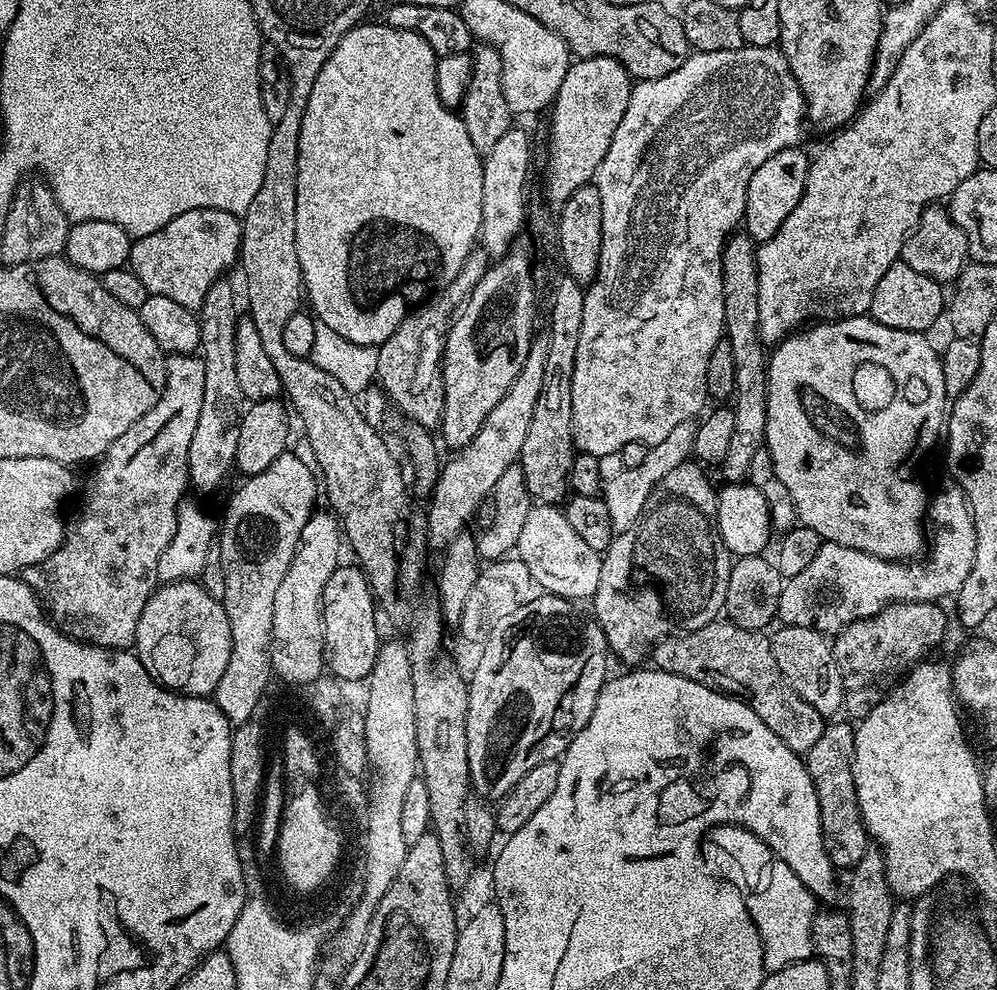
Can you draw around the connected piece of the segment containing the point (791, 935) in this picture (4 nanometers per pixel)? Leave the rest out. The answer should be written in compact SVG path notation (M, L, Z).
M776 860L767 869L760 892L747 897L748 912L762 942L763 966L767 973L785 969L813 955L812 924L818 905L812 892L788 864Z

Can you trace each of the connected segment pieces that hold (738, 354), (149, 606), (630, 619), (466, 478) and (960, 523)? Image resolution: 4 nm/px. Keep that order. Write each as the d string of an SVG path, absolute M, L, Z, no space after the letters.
M740 230L724 242L722 254L722 302L724 303L724 336L734 354L734 382L736 390L730 400L734 414L734 434L730 446L724 451L724 480L744 482L748 479L750 462L760 448L765 447L766 398L768 397L768 369L766 350L758 330L758 270L756 269L757 245L747 232Z
M196 580L164 582L146 602L136 627L134 651L145 670L181 696L211 697L230 663L230 618L223 603Z
M685 462L682 466L678 466L674 470L670 470L670 474L666 474L666 478L662 478L662 482L658 482L658 486L654 486L654 490L650 494L650 498L646 498L646 506L642 510L642 514L632 523L626 531L613 535L612 545L607 552L603 553L600 561L600 581L598 582L598 590L590 598L592 604L591 615L594 617L600 629L604 631L604 637L608 639L608 647L611 655L616 656L622 663L628 664L624 666L636 666L641 663L640 659L649 655L650 649L660 640L666 639L667 636L683 634L685 632L693 632L702 626L706 626L714 619L721 615L724 607L724 599L726 598L726 582L730 582L730 570L732 569L733 557L726 550L726 546L720 537L720 531L716 525L716 494L717 489L712 488L712 484L708 481L708 476L704 472L705 469L696 462Z
M536 334L532 337L532 345L526 354L526 362L522 370L514 378L510 390L486 414L486 422L482 422L482 430L474 434L474 438L448 465L439 469L439 476L432 495L426 504L428 520L428 543L433 549L443 550L460 532L469 527L475 517L476 508L483 499L491 497L494 482L510 465L520 459L522 442L530 430L530 418L534 414L534 406L538 406L538 394L542 394L542 374L546 366L548 353L548 337Z
M954 482L949 483L949 488L940 488L936 497L931 497L926 513L927 519L940 533L936 536L936 553L928 560L928 572L915 572L912 566L901 566L899 563L883 560L877 556L866 554L862 550L854 550L846 546L838 546L827 542L821 543L818 554L814 554L810 566L802 570L802 574L787 577L784 589L778 598L776 611L779 623L790 626L806 626L815 632L835 634L841 632L847 624L858 622L862 618L870 618L881 612L887 604L927 604L929 602L943 601L943 596L951 597L959 592L971 574L972 567L976 564L976 535L974 522L964 501L964 492Z

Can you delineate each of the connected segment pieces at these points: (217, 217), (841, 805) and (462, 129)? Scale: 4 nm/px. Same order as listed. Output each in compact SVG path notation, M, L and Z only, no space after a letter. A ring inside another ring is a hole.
M199 208L178 214L162 230L146 234L132 241L132 253L128 256L130 271L146 286L149 294L165 296L178 306L198 310L206 290L215 280L221 279L240 255L241 217L214 210Z
M834 722L825 723L822 738L818 738L814 746L810 746L806 753L806 763L810 778L814 782L814 790L818 794L818 814L826 854L833 868L851 870L870 851L870 837L858 810L858 794L854 790L852 759L856 729L851 723L832 723Z
M361 22L355 28L350 29L346 35L338 42L338 46L334 46L334 50L330 54L330 58L326 58L326 66L322 66L318 78L314 78L314 90L310 90L310 98L306 102L306 114L302 114L302 134L298 134L298 190L296 191L296 249L298 250L298 262L300 263L300 278L302 281L303 291L306 293L306 300L312 303L311 311L314 313L315 319L320 324L330 326L330 330L334 330L334 334L342 334L342 338L346 338L350 342L354 342L358 346L370 346L371 348L382 345L386 342L386 338L390 338L390 334L394 334L394 330L398 330L398 326L408 316L413 308L424 303L433 294L440 291L458 276L458 270L462 270L462 266L466 262L466 258L472 253L473 248L477 247L478 237L480 235L480 223L482 222L482 170L484 162L482 154L478 150L474 150L474 142L470 142L470 134L466 134L466 126L463 119L453 109L443 104L442 98L439 97L438 86L436 85L436 64L437 59L434 50L430 50L428 45L422 38L418 38L418 34L414 34L410 30L398 30L394 26L390 26L386 22L380 24L368 24L369 22Z

